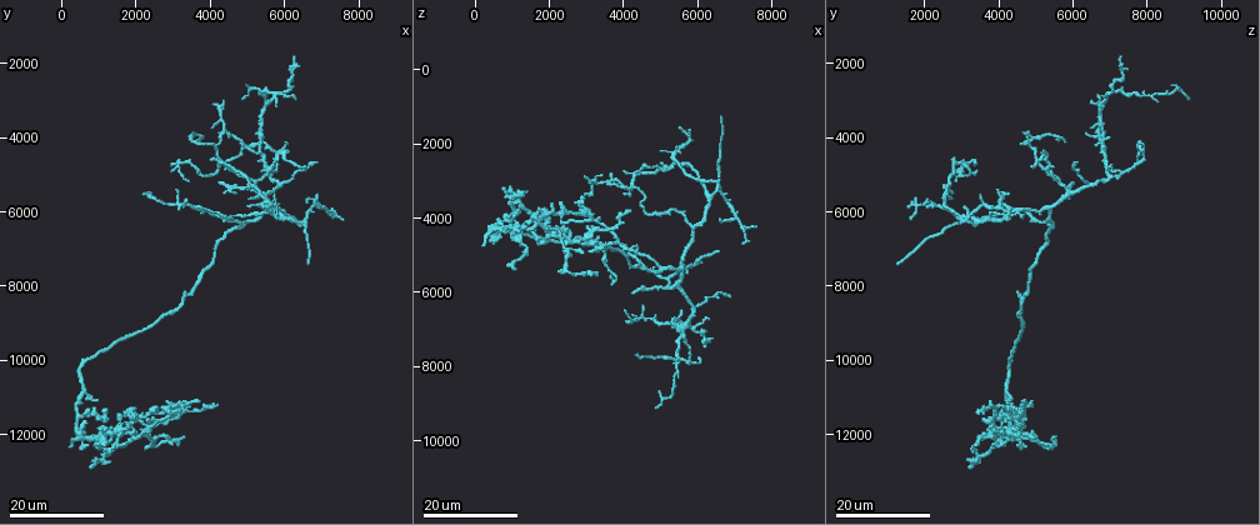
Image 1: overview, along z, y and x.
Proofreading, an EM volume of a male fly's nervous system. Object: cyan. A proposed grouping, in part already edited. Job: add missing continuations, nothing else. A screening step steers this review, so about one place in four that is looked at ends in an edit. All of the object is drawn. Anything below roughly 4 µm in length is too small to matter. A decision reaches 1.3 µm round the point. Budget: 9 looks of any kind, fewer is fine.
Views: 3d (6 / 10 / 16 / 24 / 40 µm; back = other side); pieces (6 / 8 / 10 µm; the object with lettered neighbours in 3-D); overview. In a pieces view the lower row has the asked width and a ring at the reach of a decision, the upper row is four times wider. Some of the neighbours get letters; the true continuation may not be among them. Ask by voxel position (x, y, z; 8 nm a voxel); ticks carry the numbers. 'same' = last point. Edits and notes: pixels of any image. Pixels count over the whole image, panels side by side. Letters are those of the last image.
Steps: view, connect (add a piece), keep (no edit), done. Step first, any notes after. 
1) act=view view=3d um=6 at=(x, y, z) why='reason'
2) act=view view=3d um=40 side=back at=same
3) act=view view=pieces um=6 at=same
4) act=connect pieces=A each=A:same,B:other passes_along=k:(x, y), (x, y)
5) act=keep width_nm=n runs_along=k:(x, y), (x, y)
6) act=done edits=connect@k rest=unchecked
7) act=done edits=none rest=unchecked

act=view view=3d um=24 at=(800, 12900, 3300)

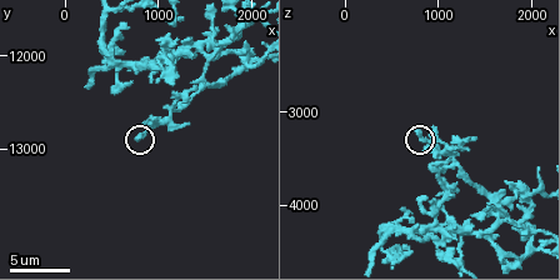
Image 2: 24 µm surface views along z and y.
act=view view=pieces um=8 at=(800, 12900, 3250)

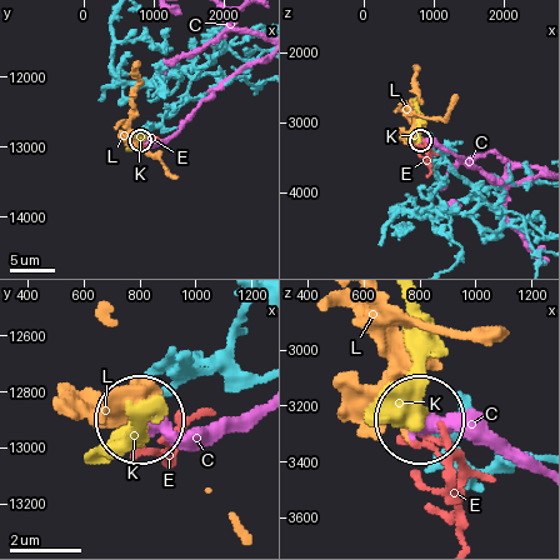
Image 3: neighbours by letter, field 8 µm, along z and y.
act=keep each=C:other,E:other,K:other,L:other found='no lettered piece goes on from it'

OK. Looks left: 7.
act=view view=3d um=16 at=(300, 12300, 4700) why='an open end'

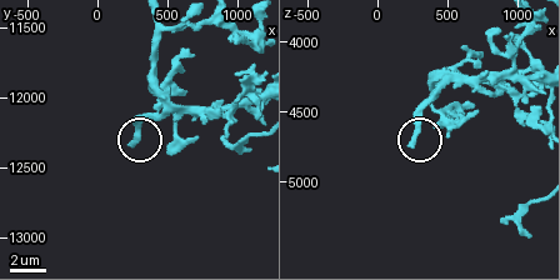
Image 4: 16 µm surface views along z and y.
act=view view=3d um=6 at=(240, 12340, 4740)

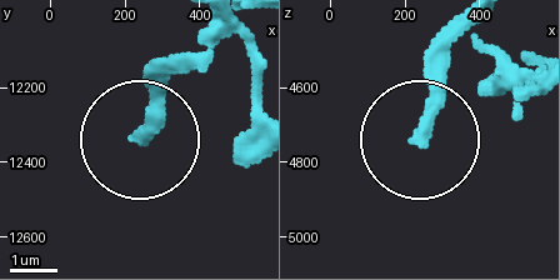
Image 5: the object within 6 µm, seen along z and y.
act=view view=pieces um=6 at=(230, 12330, 4730) why='what lies round it'

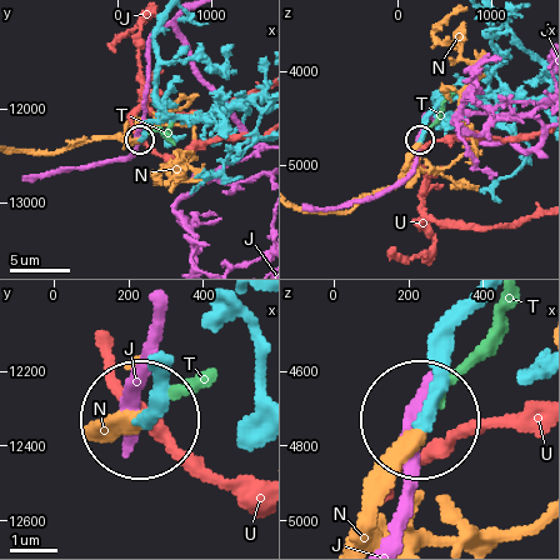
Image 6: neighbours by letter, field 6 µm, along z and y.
act=connect pieces=N width_nm=240 each=J:other,N:same,T:other,U:other found='the cell continues'

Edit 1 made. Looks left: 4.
act=view view=3d um=16 at=(3700, 11100, 4700) why='branch stops here'

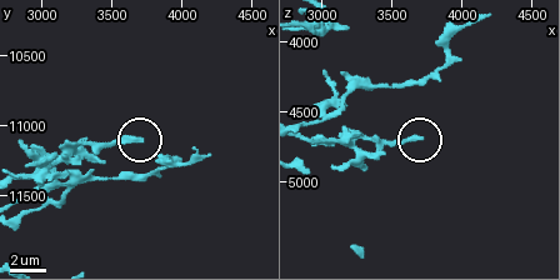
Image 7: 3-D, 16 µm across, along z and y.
act=view view=3d um=10 at=(3700, 11100, 4680)

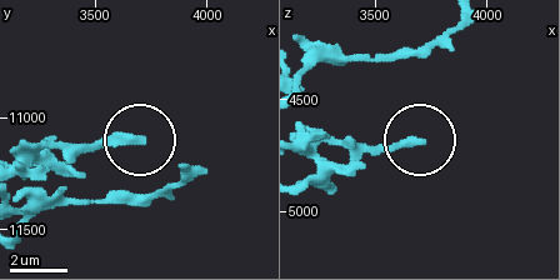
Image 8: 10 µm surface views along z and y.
act=view view=pieces um=10 at=(3700, 11100, 4690) why='what lies round it'

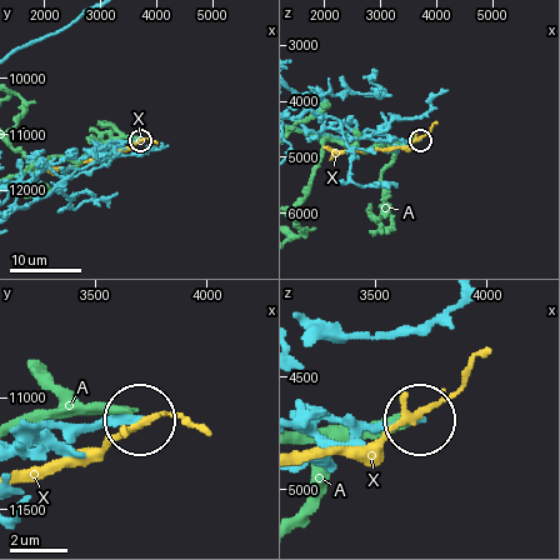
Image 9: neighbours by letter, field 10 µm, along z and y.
act=keep each=A:other,X:other runs_along=9:(303, 420), (381, 426), (414, 421) found='none of them fits'

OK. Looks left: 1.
act=done edits=connect@6 rest=unchecked

